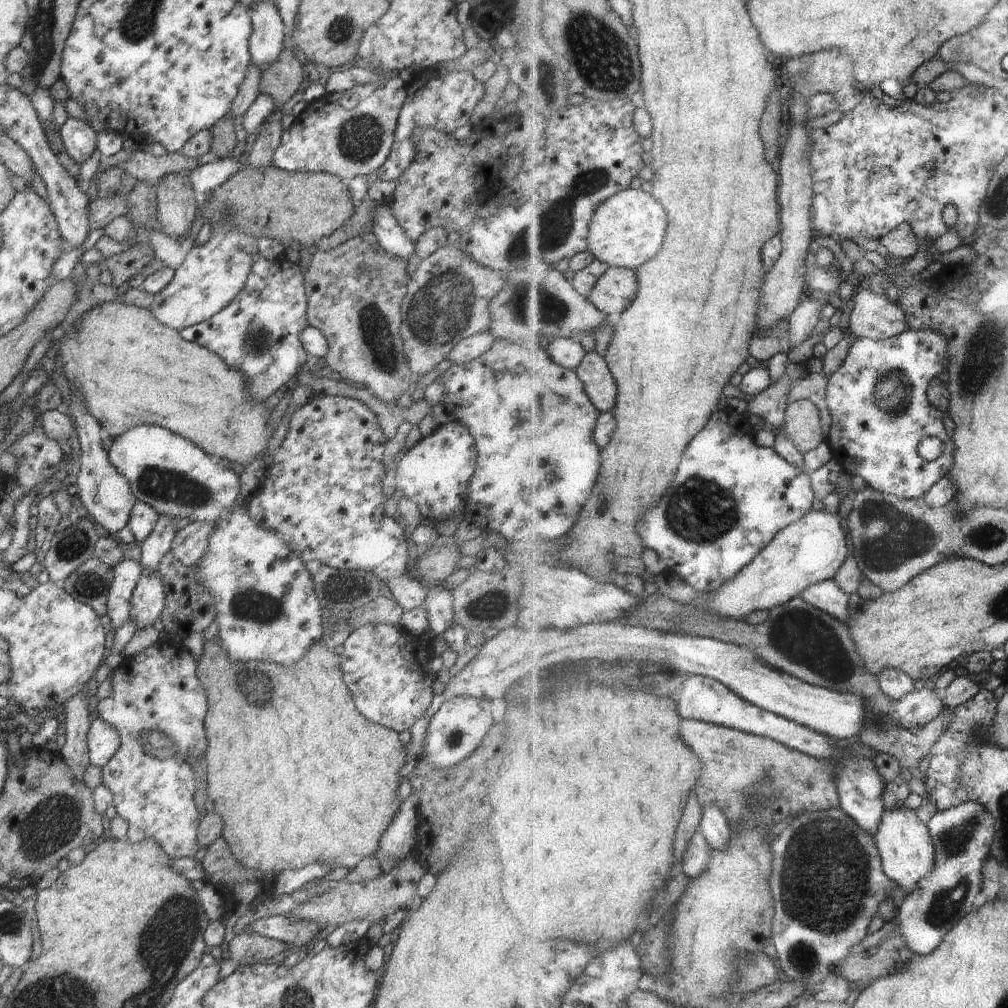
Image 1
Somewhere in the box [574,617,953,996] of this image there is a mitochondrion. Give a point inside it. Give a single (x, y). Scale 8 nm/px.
(825, 876)

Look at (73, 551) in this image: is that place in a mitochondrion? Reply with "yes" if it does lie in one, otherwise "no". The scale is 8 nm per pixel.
yes

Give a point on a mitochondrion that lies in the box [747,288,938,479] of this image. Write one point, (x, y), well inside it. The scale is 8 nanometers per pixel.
(892, 392)

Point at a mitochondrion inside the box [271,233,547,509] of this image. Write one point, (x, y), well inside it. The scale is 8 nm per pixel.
(445, 303)

